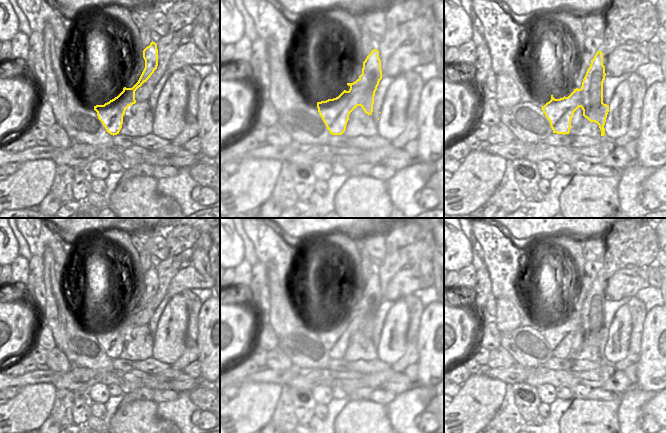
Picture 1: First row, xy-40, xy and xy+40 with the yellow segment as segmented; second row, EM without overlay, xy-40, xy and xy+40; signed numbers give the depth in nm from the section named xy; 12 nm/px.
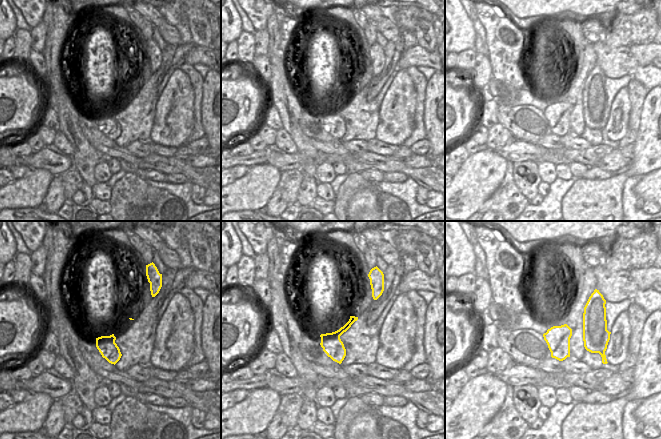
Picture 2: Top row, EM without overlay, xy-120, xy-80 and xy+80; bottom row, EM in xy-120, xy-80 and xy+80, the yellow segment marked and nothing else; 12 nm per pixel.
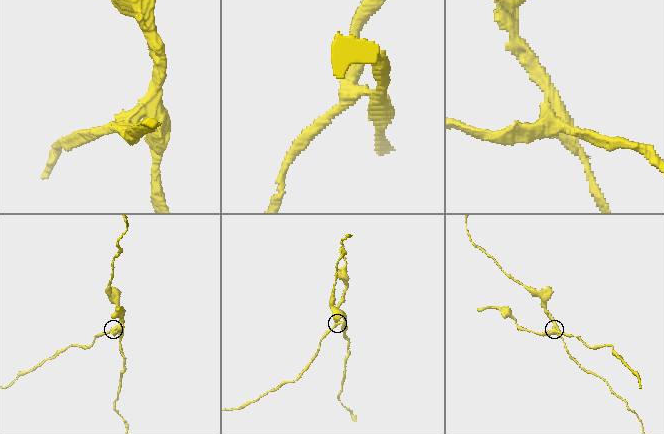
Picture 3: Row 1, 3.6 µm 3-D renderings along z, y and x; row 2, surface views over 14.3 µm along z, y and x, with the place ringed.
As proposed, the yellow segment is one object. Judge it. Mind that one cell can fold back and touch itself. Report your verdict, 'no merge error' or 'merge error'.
merge error

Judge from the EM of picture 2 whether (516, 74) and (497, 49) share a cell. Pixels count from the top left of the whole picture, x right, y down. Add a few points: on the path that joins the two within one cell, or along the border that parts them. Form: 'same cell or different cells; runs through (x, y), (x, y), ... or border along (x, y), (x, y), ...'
same cell; runs through (512, 68), (500, 55)

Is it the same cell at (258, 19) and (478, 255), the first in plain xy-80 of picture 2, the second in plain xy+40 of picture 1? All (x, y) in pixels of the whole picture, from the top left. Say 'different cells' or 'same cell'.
different cells

